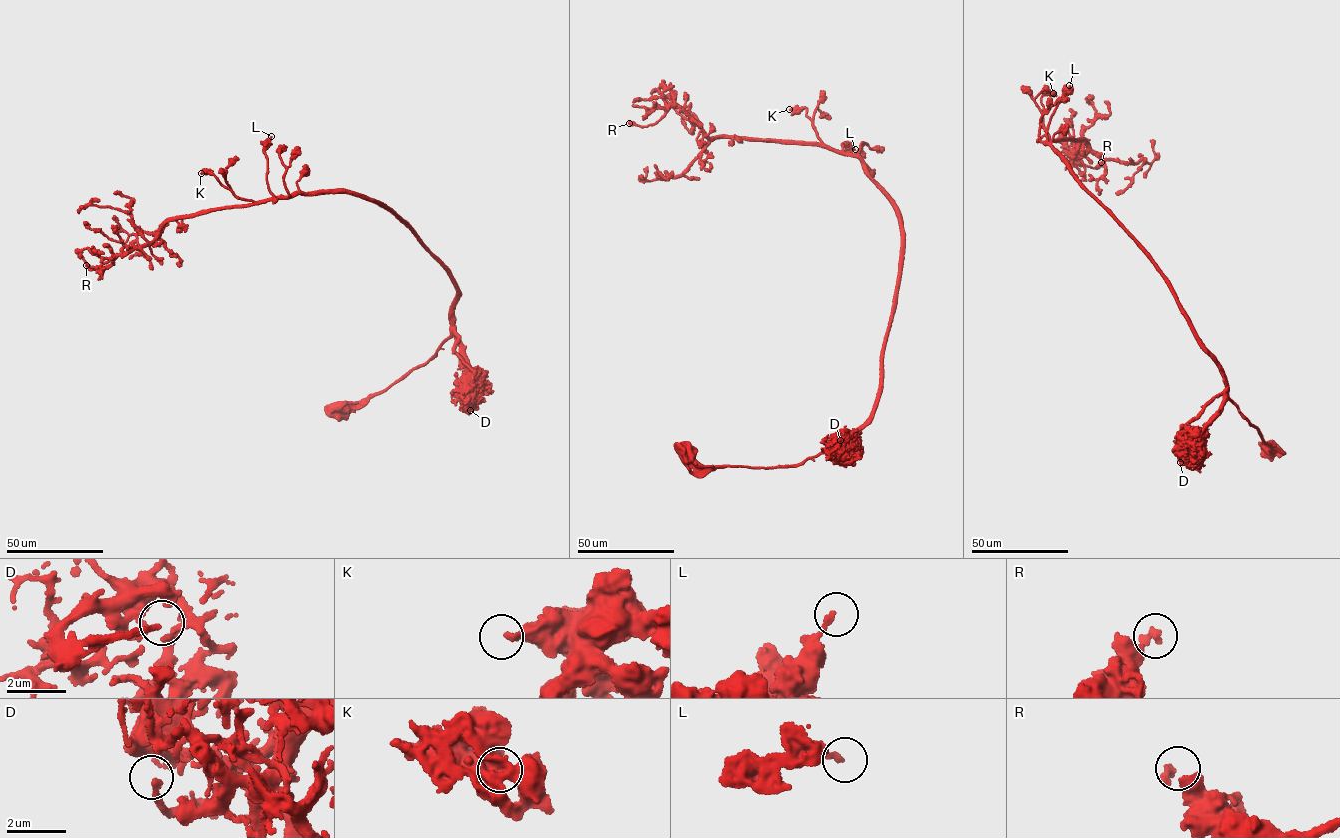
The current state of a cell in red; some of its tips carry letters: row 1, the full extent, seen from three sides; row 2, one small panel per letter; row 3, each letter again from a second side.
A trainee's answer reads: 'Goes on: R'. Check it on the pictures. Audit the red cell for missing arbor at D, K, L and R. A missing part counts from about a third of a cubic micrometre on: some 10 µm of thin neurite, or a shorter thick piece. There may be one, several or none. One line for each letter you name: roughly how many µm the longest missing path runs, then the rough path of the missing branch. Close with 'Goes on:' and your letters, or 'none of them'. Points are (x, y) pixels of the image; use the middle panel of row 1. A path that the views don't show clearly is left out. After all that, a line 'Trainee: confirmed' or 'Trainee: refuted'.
R: about 2 µm are missing
Goes on: R
Trainee: confirmed

